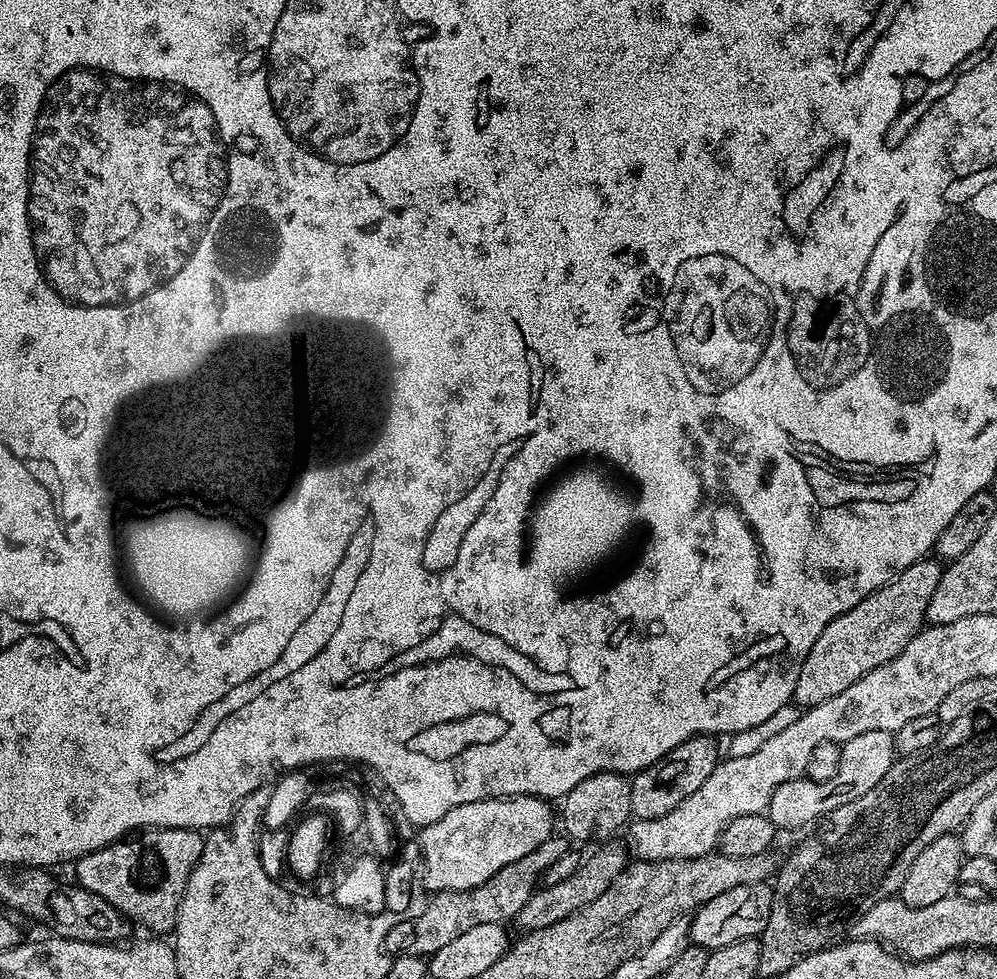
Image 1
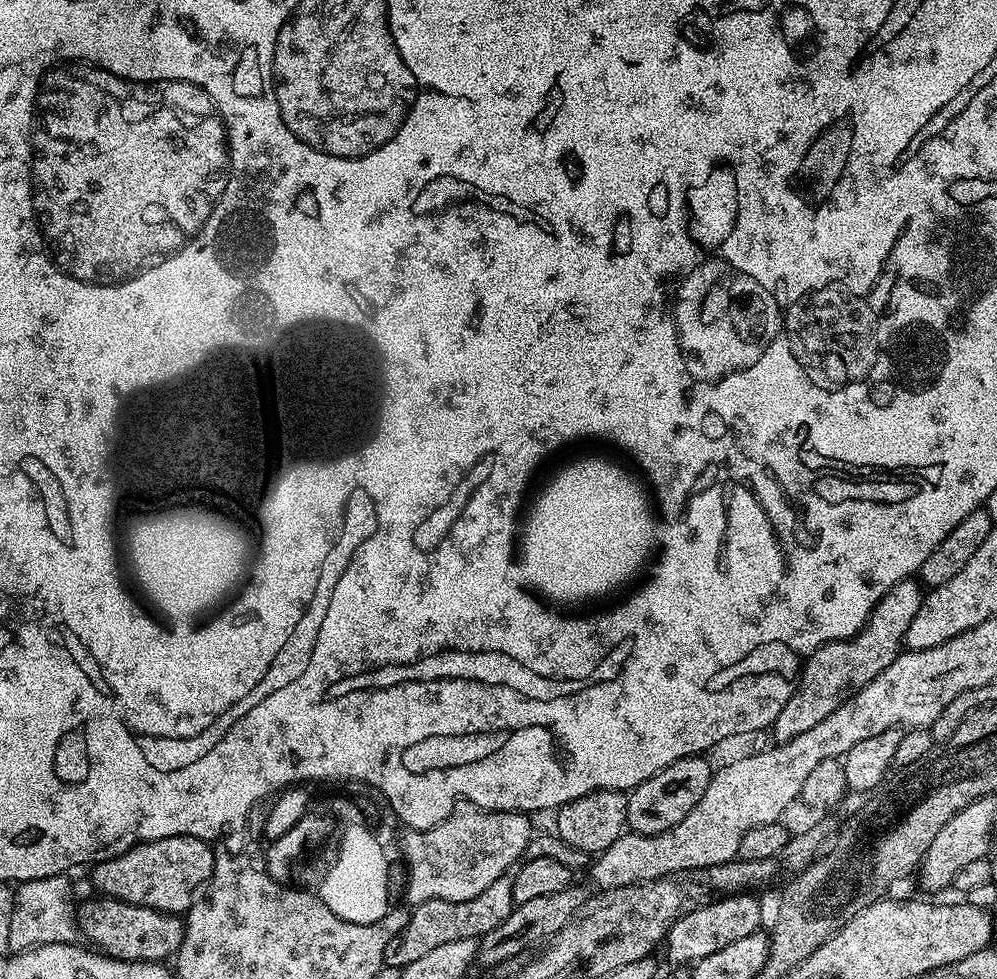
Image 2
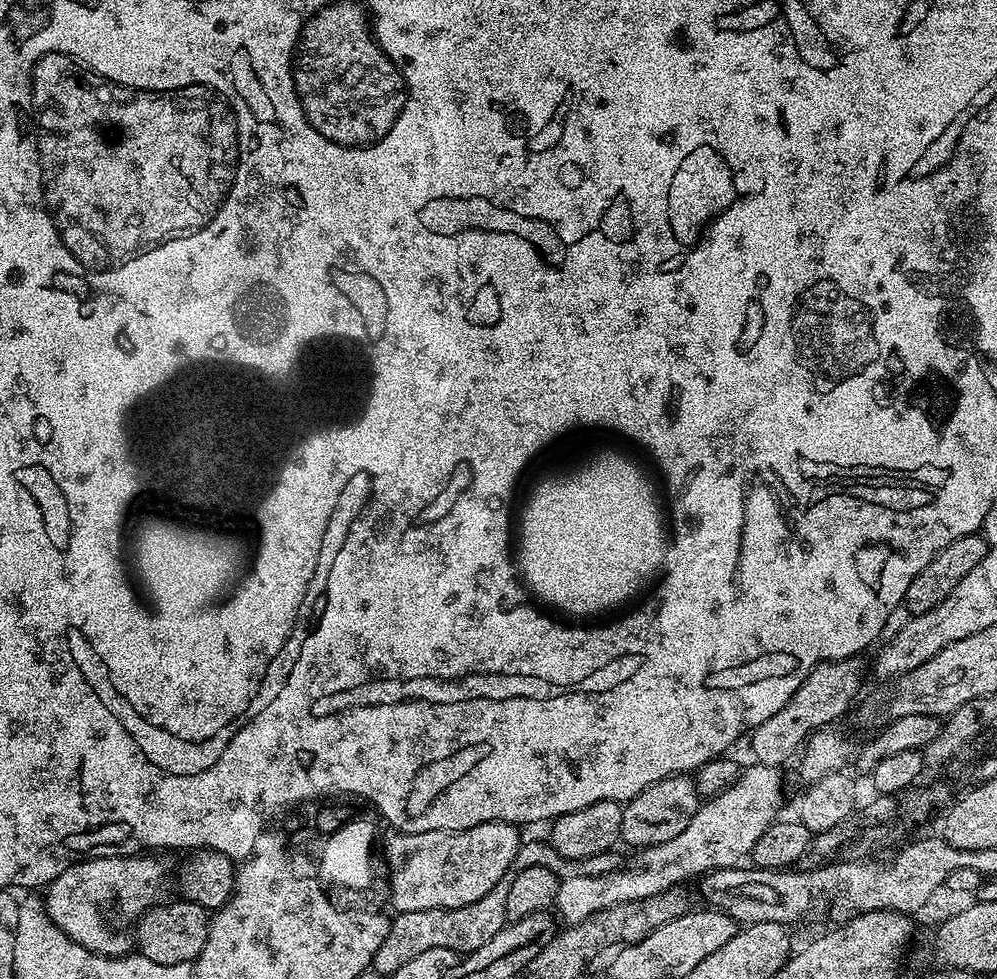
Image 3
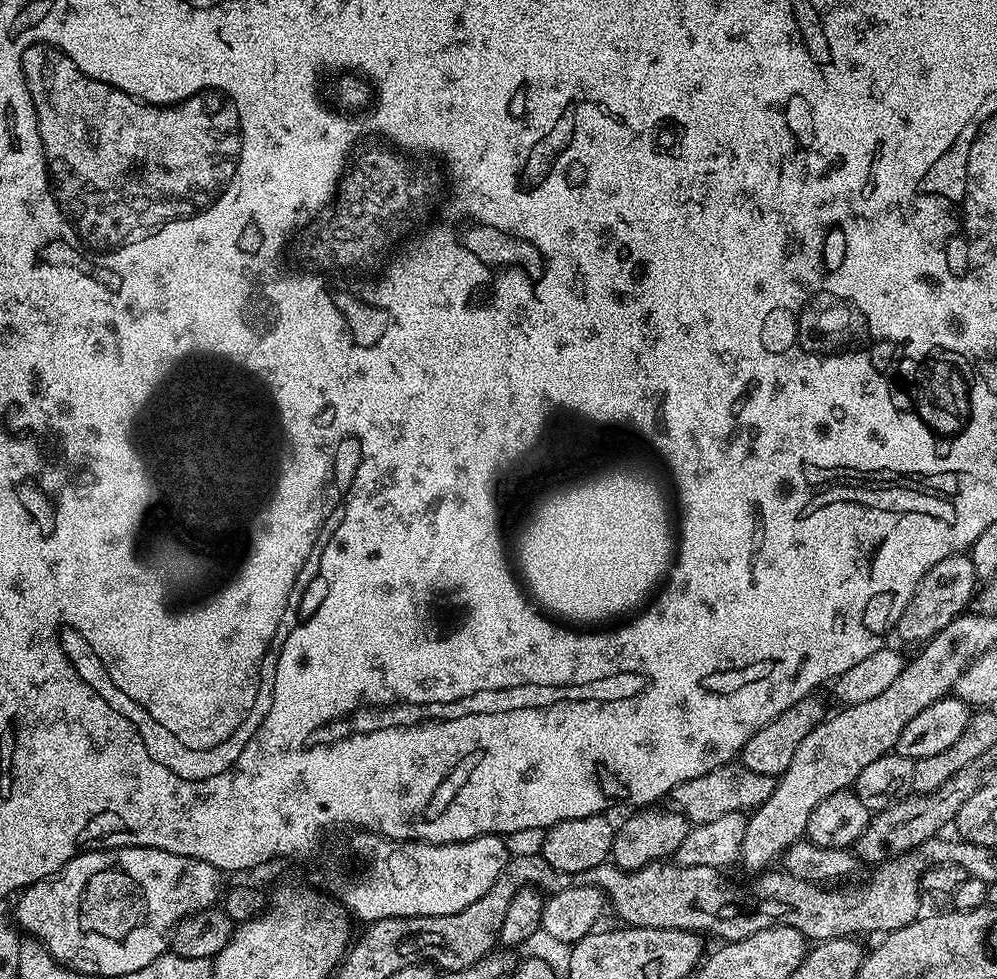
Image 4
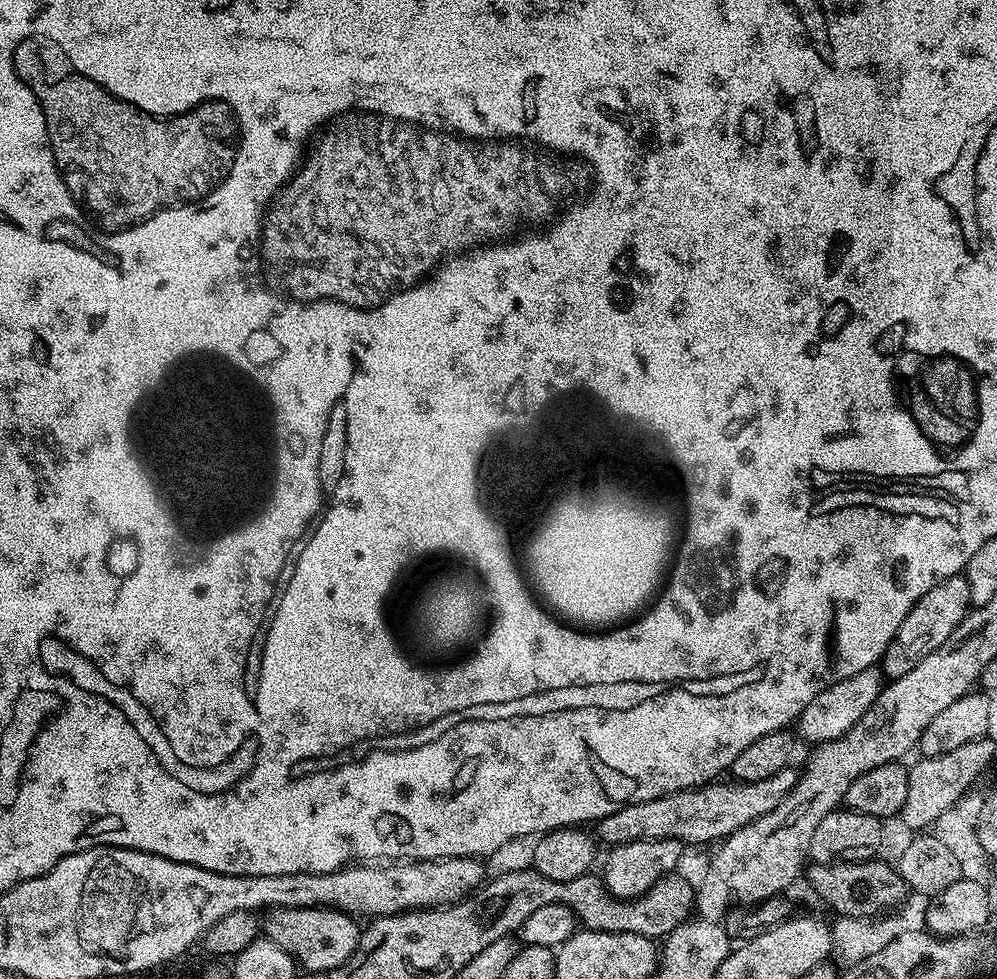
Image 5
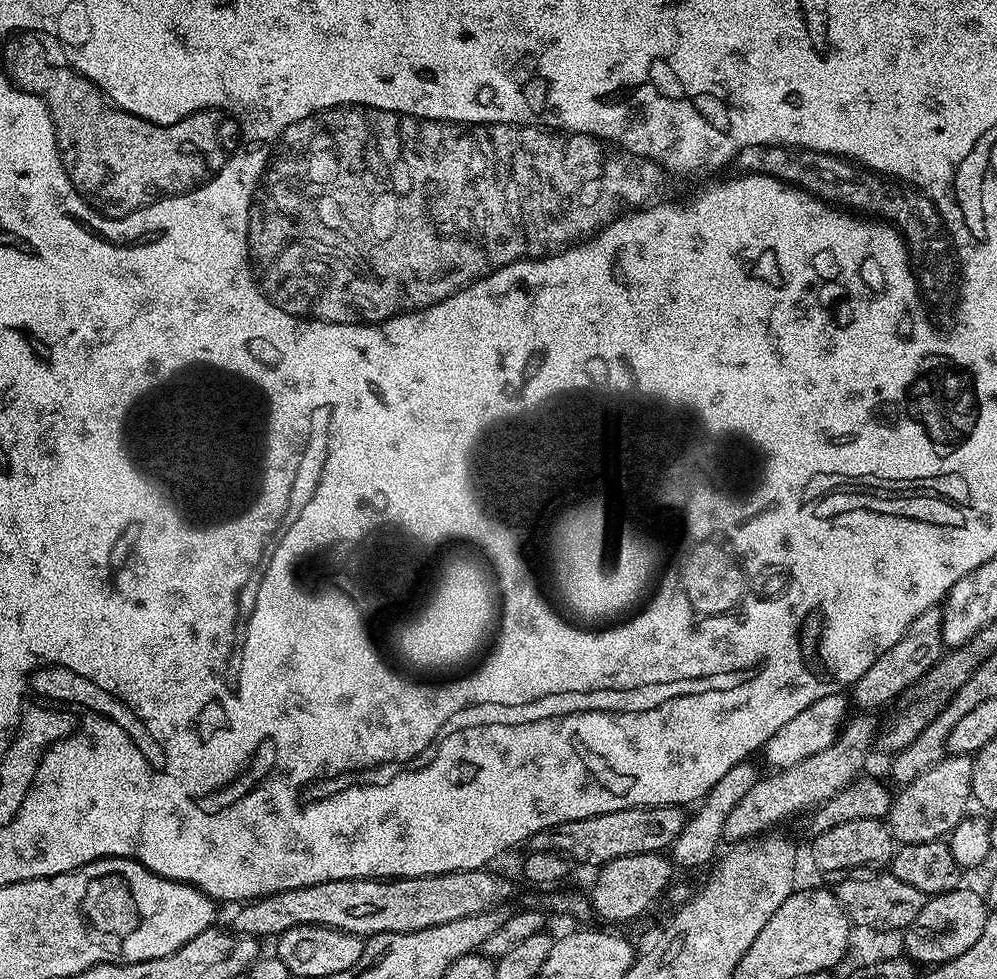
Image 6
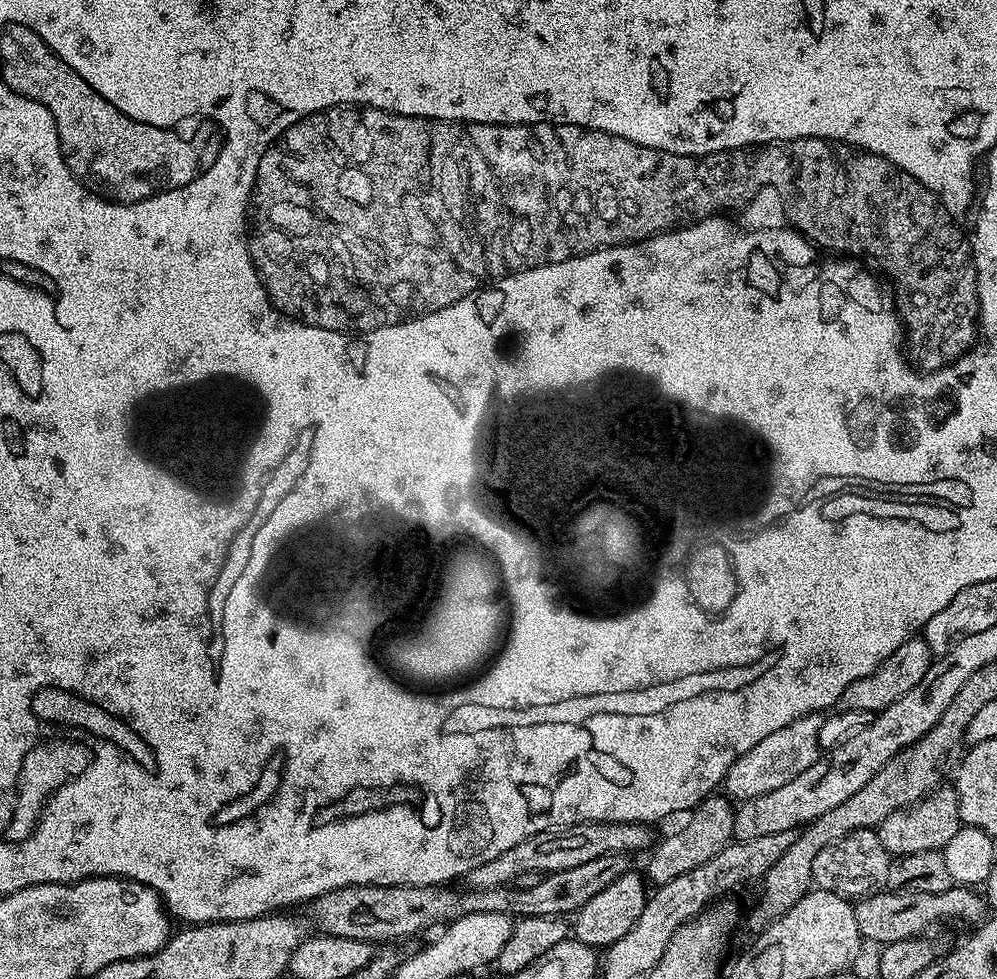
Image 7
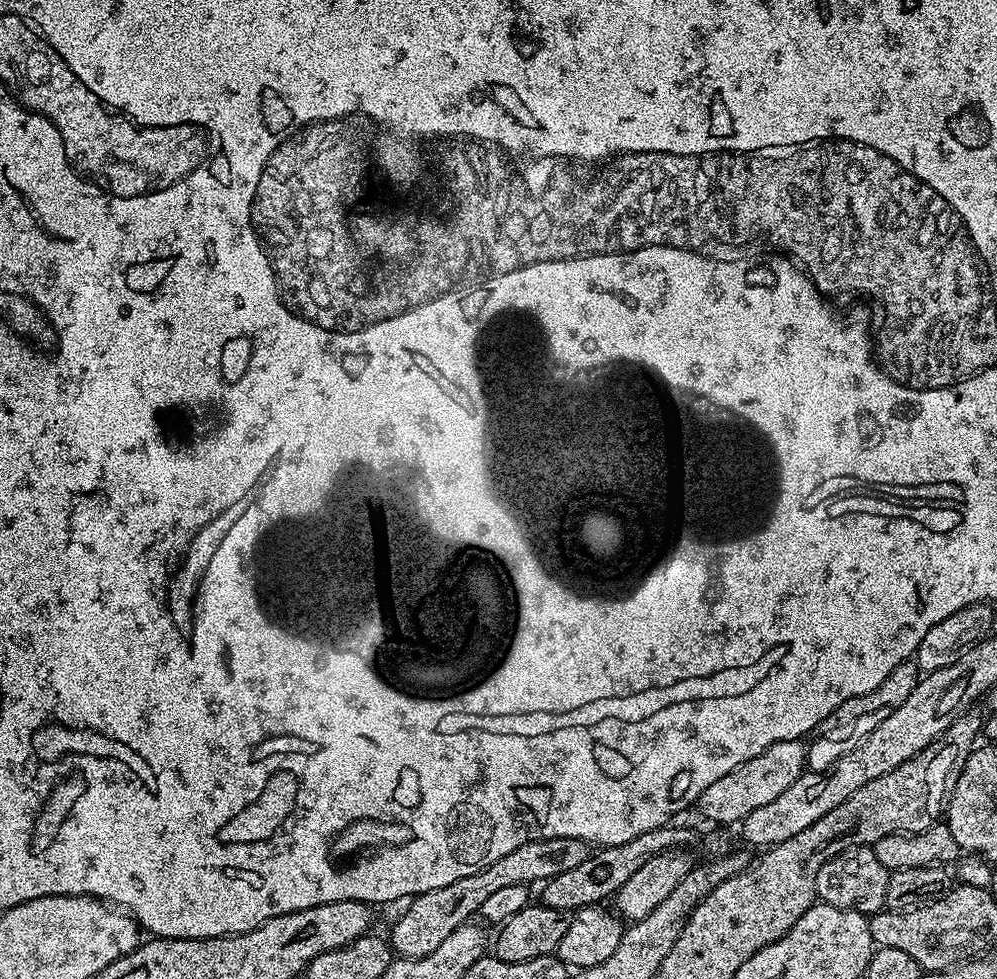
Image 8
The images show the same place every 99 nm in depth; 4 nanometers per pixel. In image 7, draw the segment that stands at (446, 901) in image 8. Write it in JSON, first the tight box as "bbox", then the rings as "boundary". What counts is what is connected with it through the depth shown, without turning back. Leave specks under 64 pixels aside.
{"bbox":[466,824,653,888],"boundary":[[[569,824],[566,828],[551,828],[545,832],[534,834],[530,838],[522,838],[518,846],[510,846],[498,858],[490,858],[490,862],[482,862],[482,866],[474,866],[466,877],[467,887],[503,888],[511,885],[518,874],[536,871],[543,874],[558,870],[571,870],[574,866],[582,866],[593,858],[603,856],[622,856],[632,852],[647,853],[653,847],[653,829],[646,824]]]}

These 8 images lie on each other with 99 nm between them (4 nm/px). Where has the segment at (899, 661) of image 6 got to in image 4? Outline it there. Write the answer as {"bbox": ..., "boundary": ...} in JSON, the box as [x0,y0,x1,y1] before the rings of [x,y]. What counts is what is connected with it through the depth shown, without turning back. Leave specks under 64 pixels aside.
{"bbox":[896,552,978,646],"boundary":[[[955,552],[950,558],[942,558],[942,562],[930,566],[930,570],[922,574],[922,582],[918,582],[910,602],[906,602],[906,606],[897,615],[900,616],[896,620],[899,638],[908,644],[916,644],[915,646],[927,643],[946,626],[950,626],[950,622],[954,622],[954,618],[967,609],[964,607],[971,600],[973,603],[977,588],[978,577],[971,555]]]}

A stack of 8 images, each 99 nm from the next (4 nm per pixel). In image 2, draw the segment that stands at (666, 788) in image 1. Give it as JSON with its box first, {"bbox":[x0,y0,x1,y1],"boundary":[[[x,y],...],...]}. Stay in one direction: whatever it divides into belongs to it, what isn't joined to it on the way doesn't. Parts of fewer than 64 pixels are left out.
{"bbox":[627,755,713,836],"boundary":[[[703,755],[682,758],[666,766],[666,770],[658,770],[654,778],[646,778],[646,782],[631,789],[627,793],[627,827],[645,836],[662,834],[678,826],[678,822],[682,822],[682,818],[686,818],[686,814],[690,814],[690,810],[702,802],[702,794],[706,794],[706,786],[710,786],[712,781],[713,765],[708,765],[704,759]]]}

